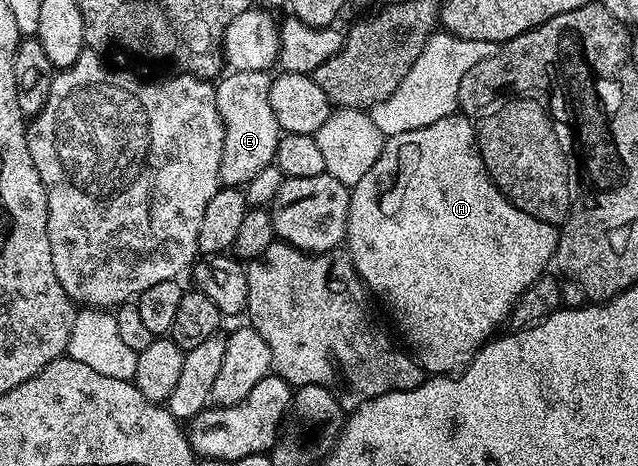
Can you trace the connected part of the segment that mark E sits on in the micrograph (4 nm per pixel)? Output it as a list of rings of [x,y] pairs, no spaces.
[[[233,70],[228,74],[222,75],[213,89],[215,106],[225,131],[221,155],[221,182],[225,186],[248,186],[251,178],[259,174],[259,170],[270,167],[274,161],[277,142],[283,133],[275,122],[275,114],[269,105],[270,73]]]

